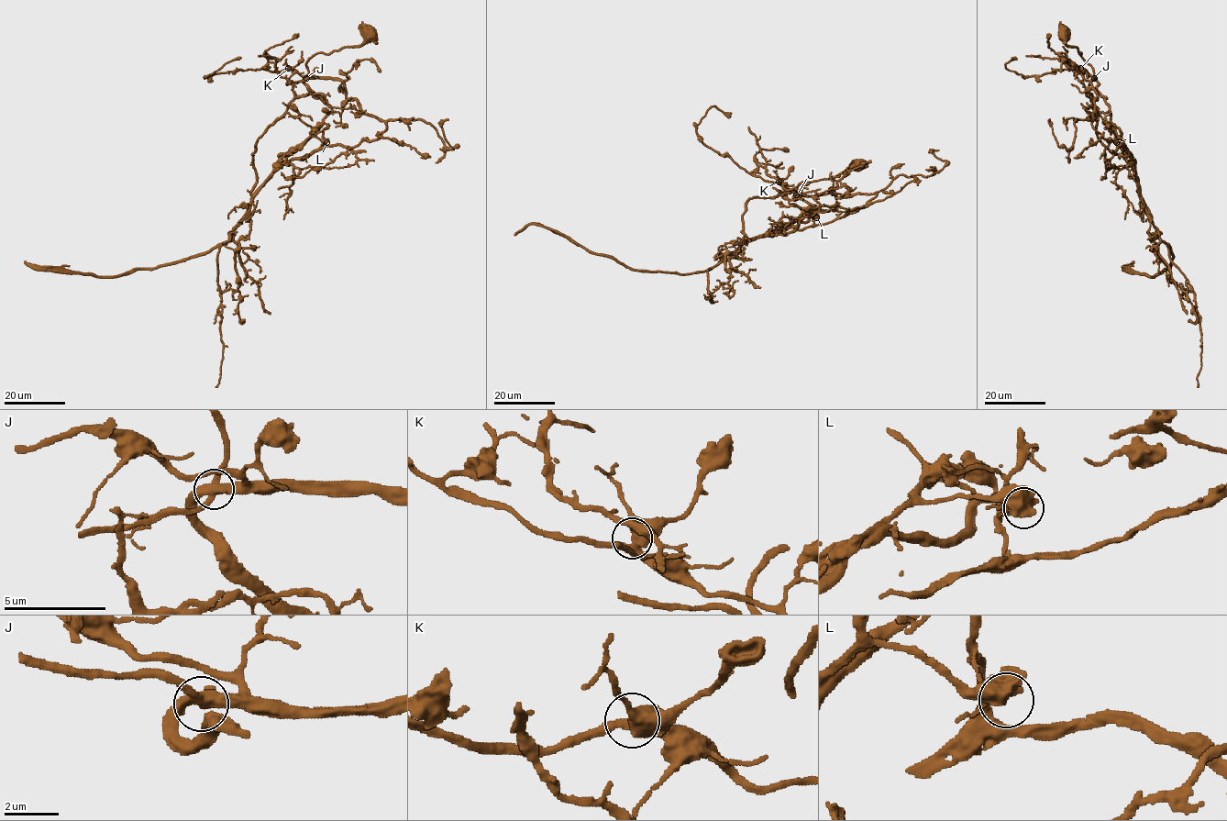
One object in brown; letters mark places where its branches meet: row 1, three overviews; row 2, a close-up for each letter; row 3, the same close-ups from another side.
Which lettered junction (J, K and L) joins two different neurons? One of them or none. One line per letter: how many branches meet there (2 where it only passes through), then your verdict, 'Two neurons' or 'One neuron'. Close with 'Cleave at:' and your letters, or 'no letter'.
J: Branches: 4. Two neurons
K: Branches: 4. One neuron
L: Branches: 4. One neuron
Cleave at: J

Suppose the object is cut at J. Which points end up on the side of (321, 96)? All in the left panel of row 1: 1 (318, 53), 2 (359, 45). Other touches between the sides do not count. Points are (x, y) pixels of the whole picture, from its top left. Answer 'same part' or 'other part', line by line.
1: other part
2: other part

